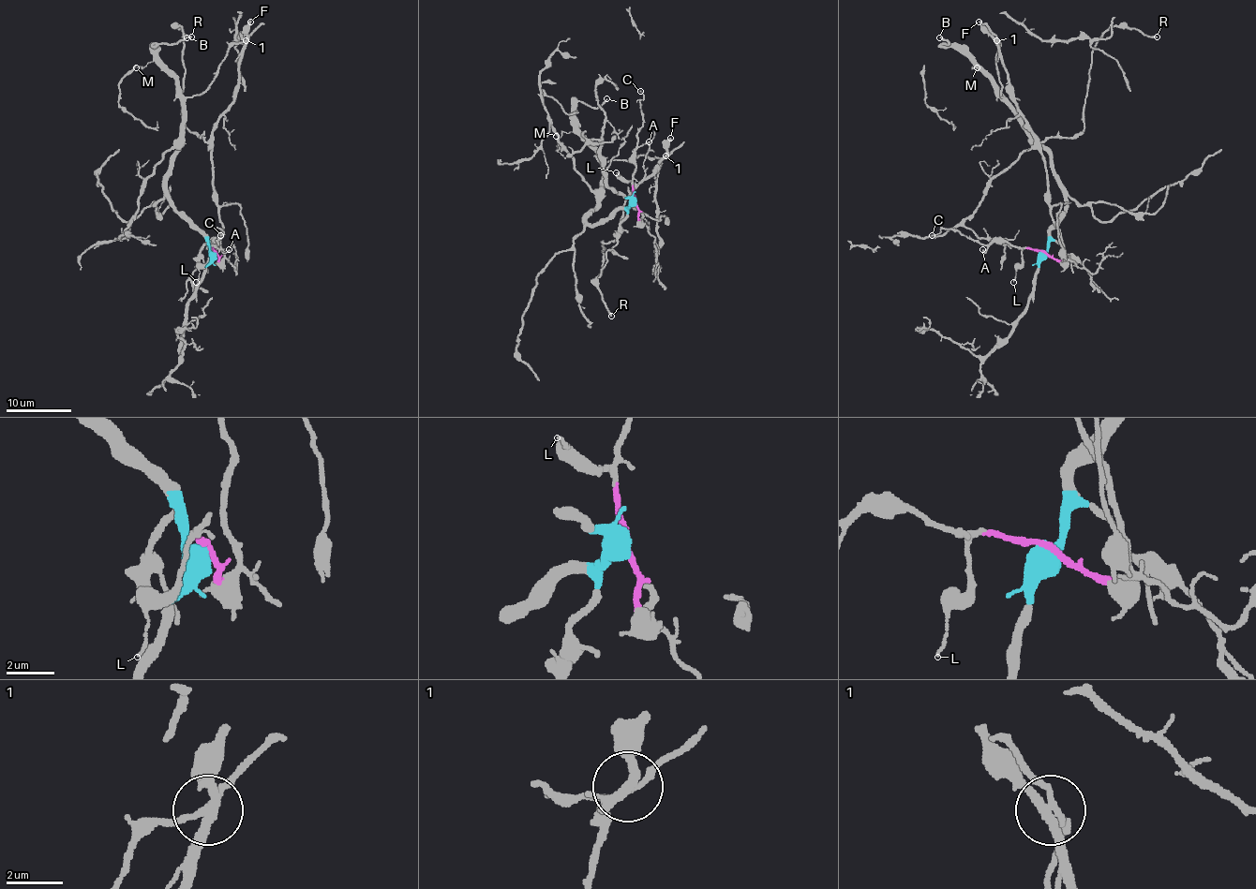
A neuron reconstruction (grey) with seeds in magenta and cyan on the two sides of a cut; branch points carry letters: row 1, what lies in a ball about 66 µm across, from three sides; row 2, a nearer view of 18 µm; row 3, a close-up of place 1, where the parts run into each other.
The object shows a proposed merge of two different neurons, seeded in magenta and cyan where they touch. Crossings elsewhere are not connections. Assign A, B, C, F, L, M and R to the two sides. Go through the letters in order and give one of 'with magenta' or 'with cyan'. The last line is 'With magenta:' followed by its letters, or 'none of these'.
A: with magenta
B: with cyan
C: with magenta
F: with magenta
L: with magenta
M: with cyan
R: with magenta
With magenta: A, C, F, L, R

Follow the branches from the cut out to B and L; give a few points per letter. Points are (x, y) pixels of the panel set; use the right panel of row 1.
B: (1044, 252), (1047, 230), (1066, 207), (1053, 155), (992, 81), (954, 45), (942, 44), (948, 44), (939, 37)
L: (1044, 252), (1024, 248), (1013, 281)

